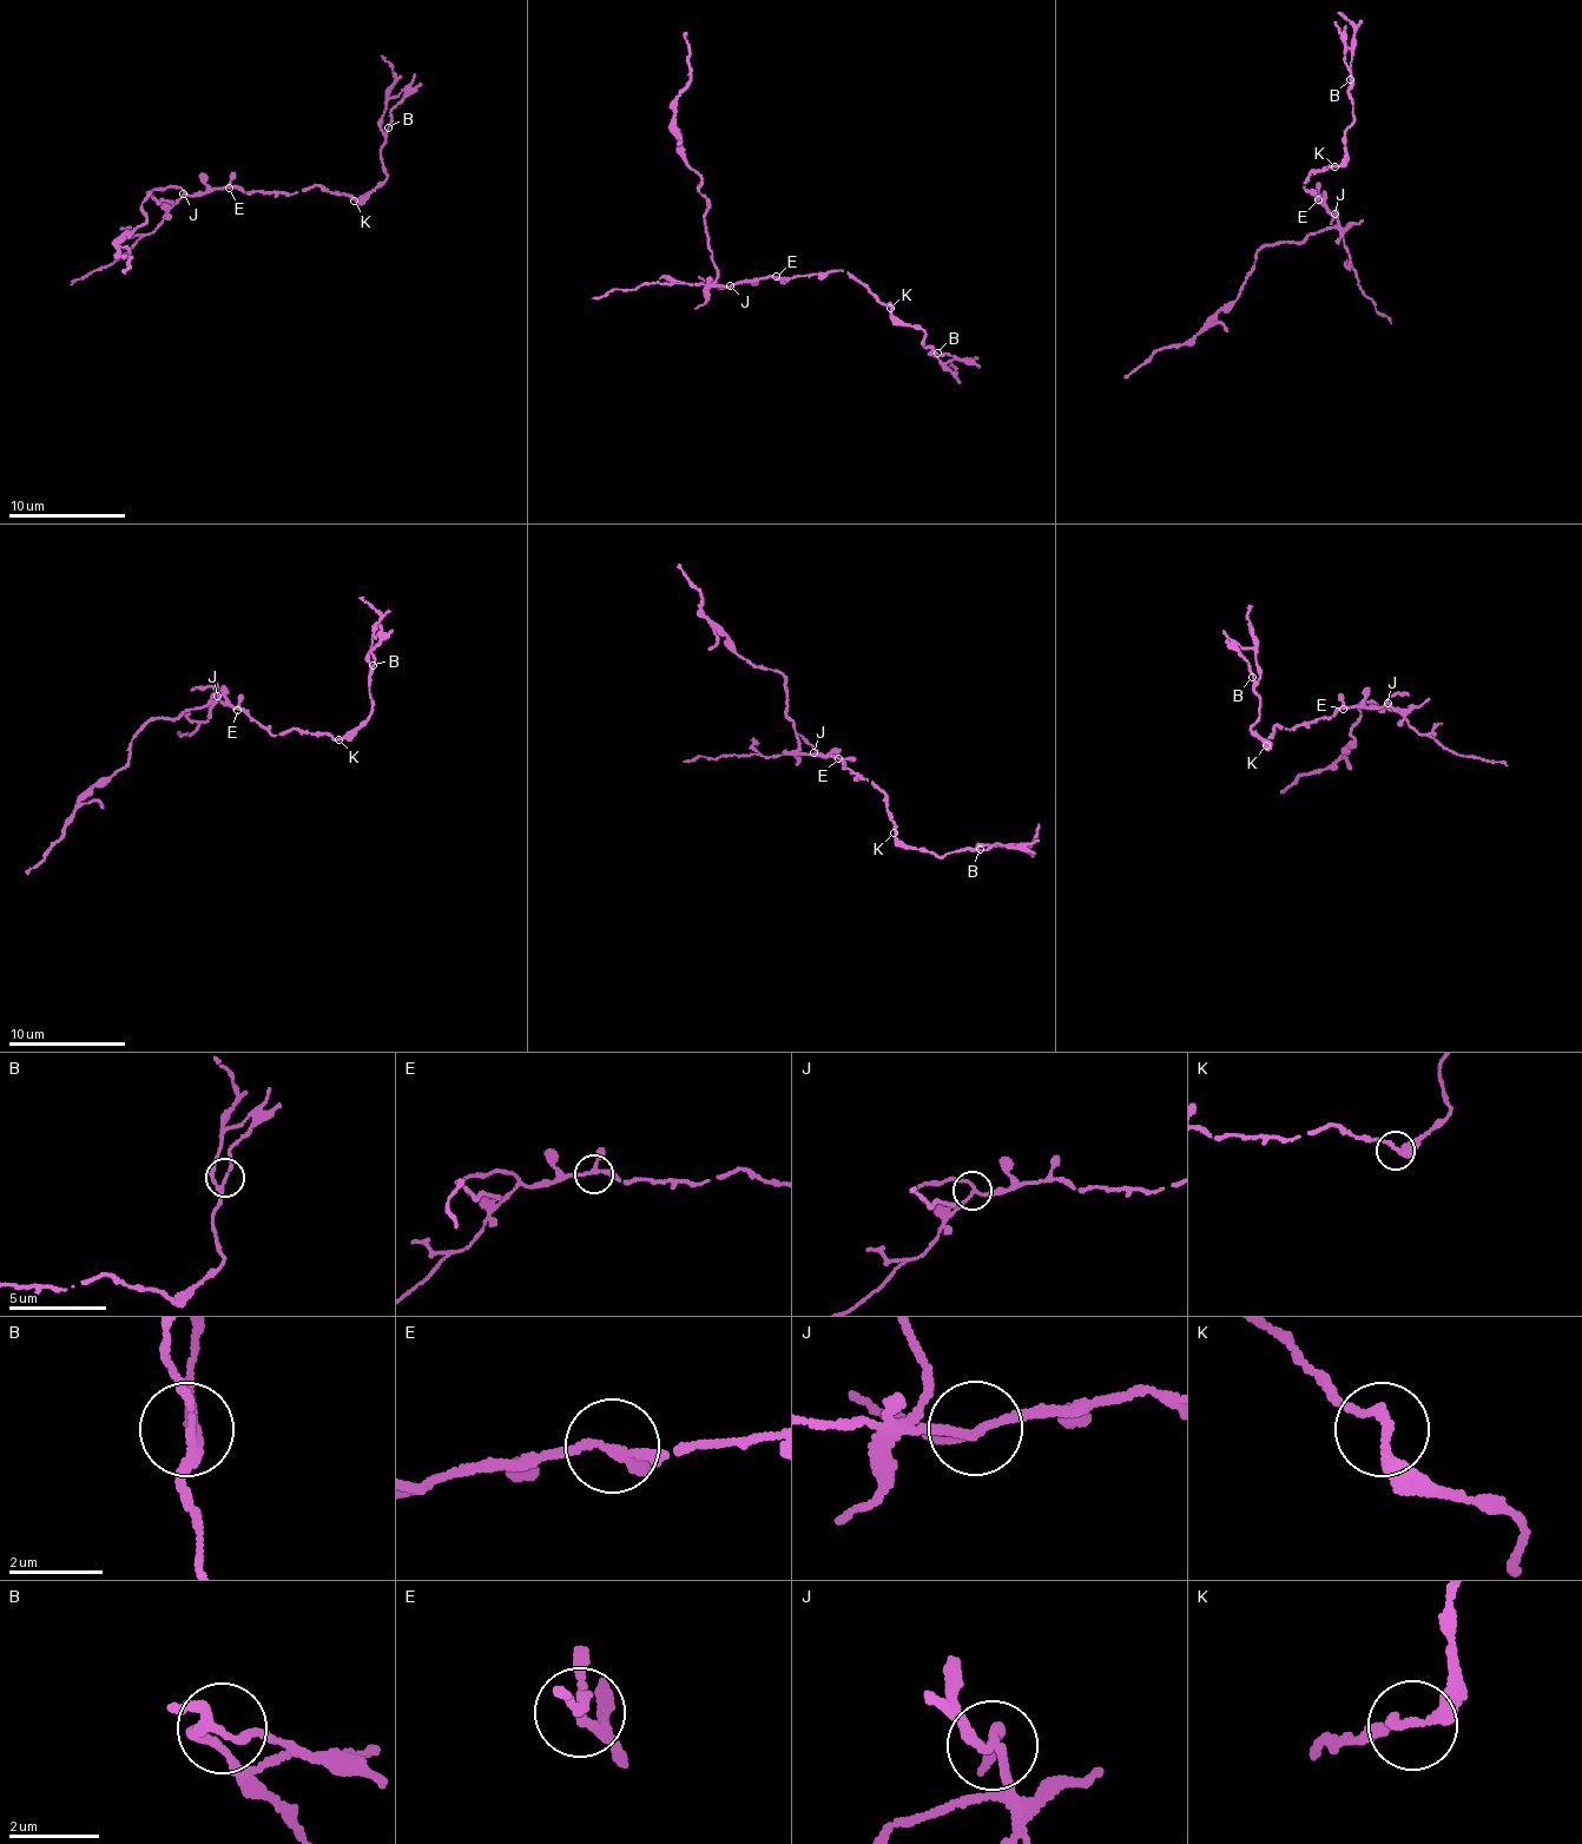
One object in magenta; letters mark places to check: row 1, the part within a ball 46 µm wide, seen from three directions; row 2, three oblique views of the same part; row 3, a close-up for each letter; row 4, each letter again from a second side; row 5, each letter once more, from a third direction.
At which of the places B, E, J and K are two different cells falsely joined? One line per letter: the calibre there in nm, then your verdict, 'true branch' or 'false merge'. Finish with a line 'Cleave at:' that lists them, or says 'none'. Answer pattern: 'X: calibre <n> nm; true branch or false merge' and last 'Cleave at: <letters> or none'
B: calibre 150 nm; true branch
E: calibre 150 nm; true branch
J: calibre 150 nm; false merge
K: calibre 240 nm; true branch
Cleave at: J

